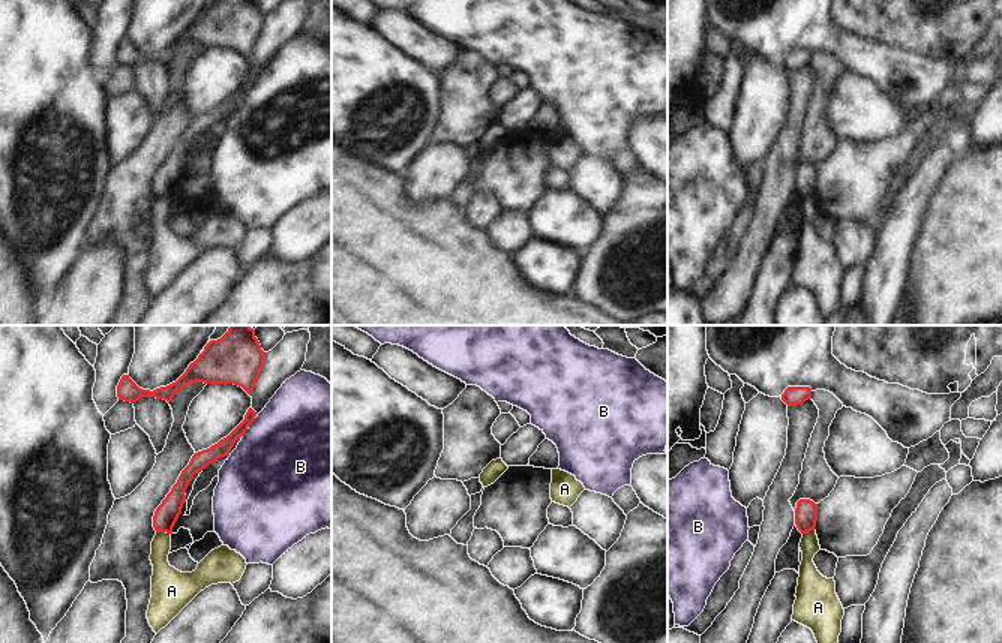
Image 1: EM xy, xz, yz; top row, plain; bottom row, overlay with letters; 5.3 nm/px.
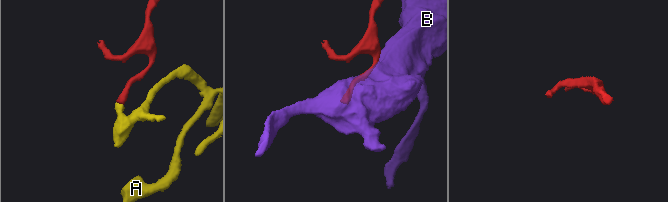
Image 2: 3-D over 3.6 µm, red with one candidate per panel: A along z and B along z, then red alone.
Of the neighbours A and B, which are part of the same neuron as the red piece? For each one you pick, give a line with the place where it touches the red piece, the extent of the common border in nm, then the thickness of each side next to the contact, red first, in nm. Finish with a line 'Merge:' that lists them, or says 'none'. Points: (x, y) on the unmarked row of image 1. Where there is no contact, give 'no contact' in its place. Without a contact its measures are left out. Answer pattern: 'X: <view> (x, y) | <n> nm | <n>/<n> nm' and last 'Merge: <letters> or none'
Merge: none

